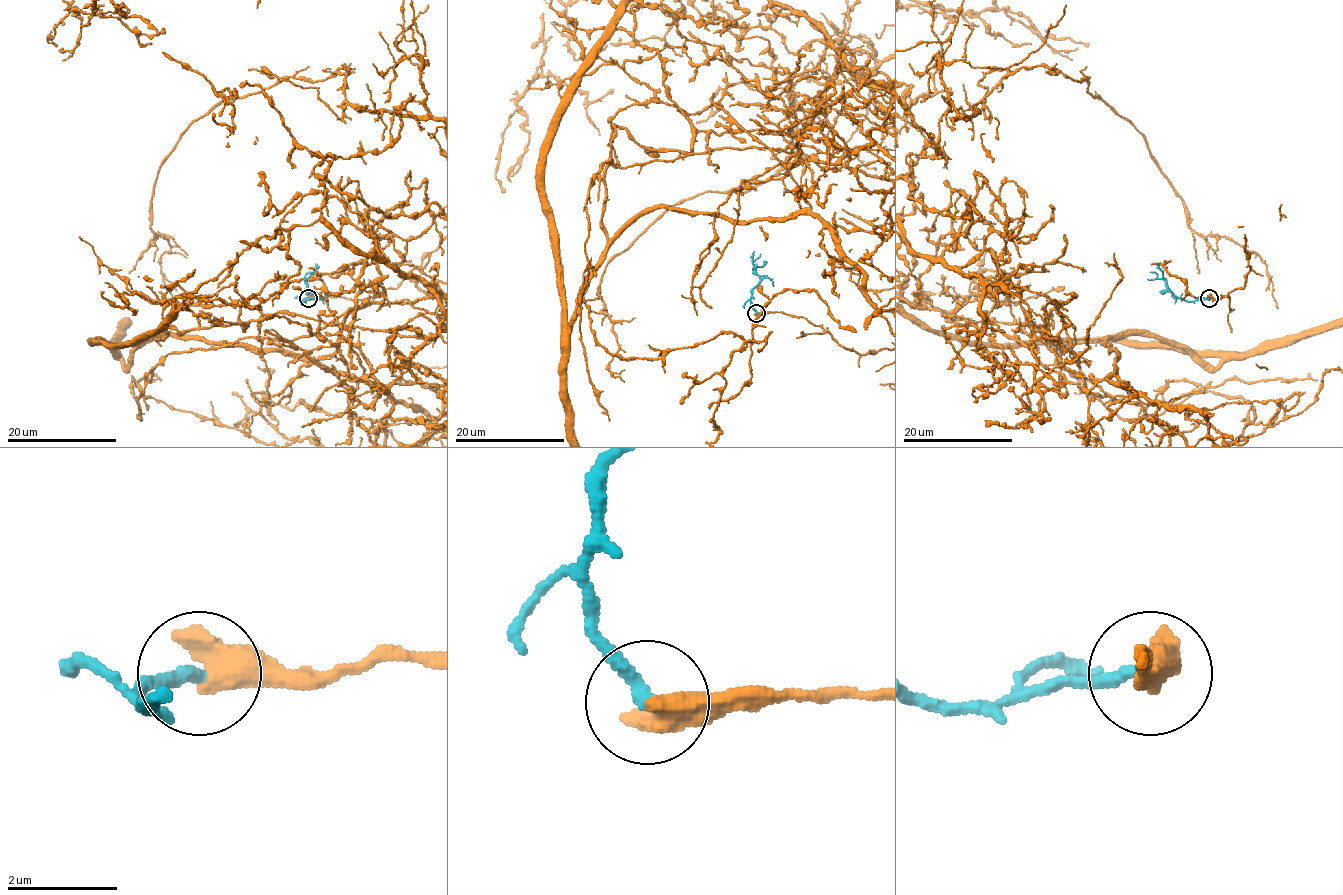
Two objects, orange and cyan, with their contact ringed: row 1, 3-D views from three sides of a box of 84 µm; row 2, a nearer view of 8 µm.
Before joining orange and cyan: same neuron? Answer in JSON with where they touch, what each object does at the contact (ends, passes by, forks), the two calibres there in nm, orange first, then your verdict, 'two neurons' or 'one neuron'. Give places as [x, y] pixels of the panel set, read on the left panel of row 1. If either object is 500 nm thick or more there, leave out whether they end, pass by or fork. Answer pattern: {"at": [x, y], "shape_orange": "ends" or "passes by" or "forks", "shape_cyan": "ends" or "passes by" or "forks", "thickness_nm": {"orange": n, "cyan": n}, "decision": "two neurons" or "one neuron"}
{"at": [308, 298], "thickness_nm": {"orange": 650, "cyan": 240}, "decision": "two neurons"}

